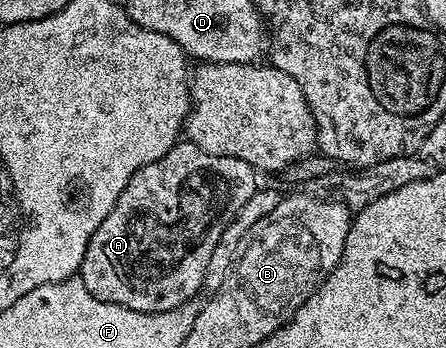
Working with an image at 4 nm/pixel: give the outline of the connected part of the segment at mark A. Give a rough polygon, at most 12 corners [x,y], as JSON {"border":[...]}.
{"border":[[175,143],[100,221],[81,281],[164,313],[203,290],[259,190],[248,161]]}

